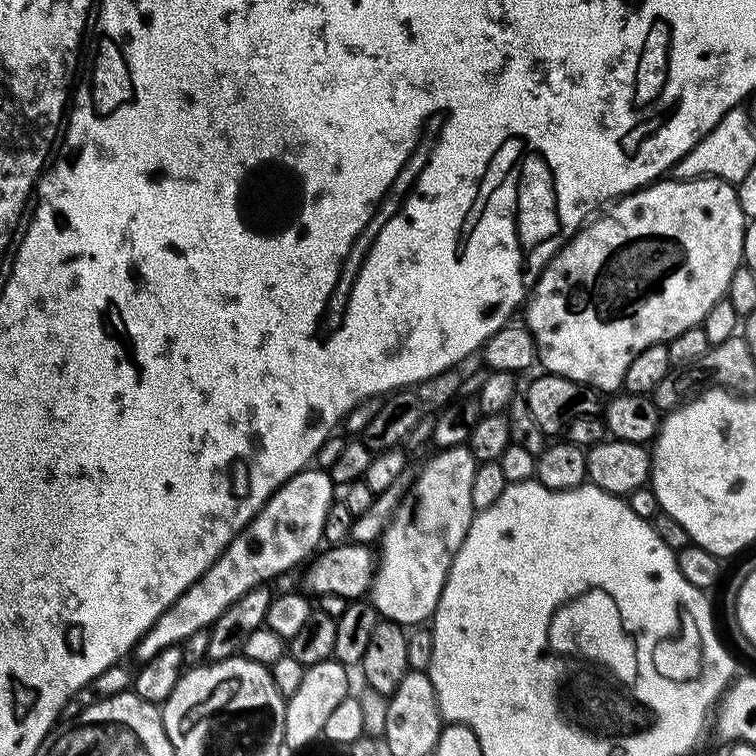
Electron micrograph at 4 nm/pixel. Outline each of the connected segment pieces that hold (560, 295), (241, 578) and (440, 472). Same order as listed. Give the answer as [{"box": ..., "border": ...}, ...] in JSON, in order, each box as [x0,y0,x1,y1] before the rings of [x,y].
[{"box":[522,178,746,394],"border":[[[661,178],[655,184],[648,184],[636,192],[629,192],[627,196],[620,197],[608,210],[605,216],[597,215],[591,222],[585,223],[584,227],[552,257],[551,262],[537,276],[536,283],[531,285],[530,295],[522,308],[522,316],[524,312],[522,320],[535,340],[539,363],[544,363],[543,371],[565,376],[579,384],[587,384],[589,388],[600,394],[605,394],[604,392],[616,394],[623,389],[626,370],[630,367],[630,362],[634,362],[634,358],[638,358],[638,354],[646,350],[646,346],[667,344],[669,340],[678,338],[678,334],[703,325],[715,304],[727,297],[731,278],[742,265],[746,227],[746,217],[740,205],[739,191],[724,180],[715,178],[703,180]]]},{"box":[134,466,334,661],"border":[[[316,466],[305,468],[281,484],[259,514],[233,538],[230,546],[226,546],[216,564],[210,566],[210,570],[206,570],[206,574],[202,574],[202,578],[186,590],[186,594],[177,598],[136,643],[134,655],[137,661],[149,660],[162,654],[162,650],[183,645],[191,636],[198,634],[198,630],[211,629],[212,623],[231,604],[238,602],[242,594],[267,585],[272,582],[268,580],[290,571],[295,564],[303,565],[321,547],[327,514],[334,503],[332,490],[332,477],[327,471],[319,472]]]},{"box":[370,446,478,626],"border":[[[466,446],[445,448],[435,454],[437,456],[421,472],[419,470],[415,473],[411,491],[396,508],[392,520],[385,526],[383,535],[378,540],[380,552],[378,550],[370,602],[385,621],[392,621],[396,625],[420,626],[431,621],[438,606],[438,598],[448,580],[452,559],[472,525],[474,509],[470,494],[474,491],[474,470],[478,463],[474,454]]]}]

